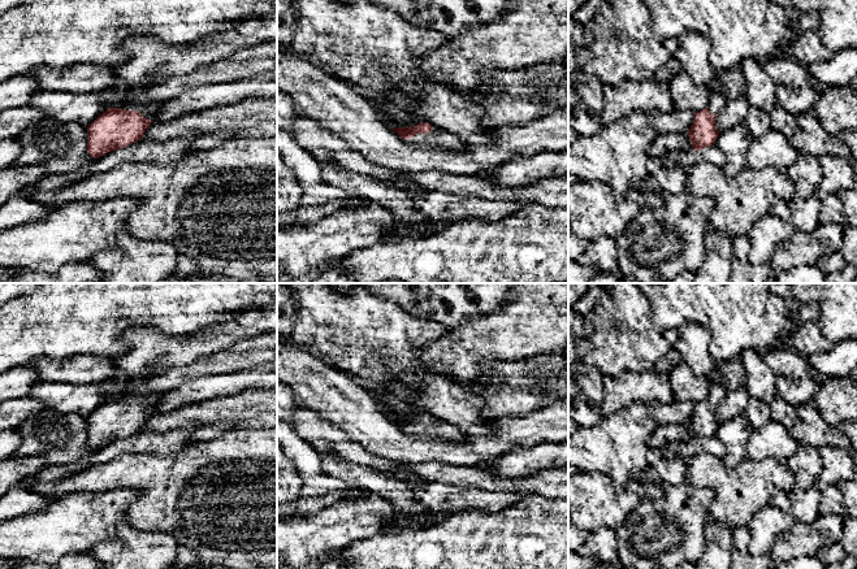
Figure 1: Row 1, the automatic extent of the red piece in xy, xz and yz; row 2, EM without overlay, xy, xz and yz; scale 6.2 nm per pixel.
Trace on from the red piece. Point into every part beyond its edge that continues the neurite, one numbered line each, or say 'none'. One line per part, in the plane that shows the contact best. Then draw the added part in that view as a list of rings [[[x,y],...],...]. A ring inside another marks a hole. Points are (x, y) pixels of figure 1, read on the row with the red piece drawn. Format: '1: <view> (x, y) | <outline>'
1: xy (150, 109) | [[[124,103],[124,104],[118,105],[117,108],[125,109],[125,110],[139,112],[146,118],[153,121],[156,114],[159,113],[159,108],[161,107],[161,104],[163,103],[147,103],[147,104]]]

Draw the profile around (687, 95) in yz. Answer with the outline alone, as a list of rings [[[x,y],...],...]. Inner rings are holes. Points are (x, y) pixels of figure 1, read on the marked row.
[[[683,71],[668,81],[668,87],[678,110],[697,113],[709,107],[711,87],[693,83]]]

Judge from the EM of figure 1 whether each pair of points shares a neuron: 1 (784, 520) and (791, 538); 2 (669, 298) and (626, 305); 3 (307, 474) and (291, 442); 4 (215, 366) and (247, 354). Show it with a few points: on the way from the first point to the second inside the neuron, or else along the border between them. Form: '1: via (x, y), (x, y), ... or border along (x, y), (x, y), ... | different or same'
1: border along (796, 520), (774, 541), (770, 552) | different
2: border along (645, 296), (652, 309), (652, 320), (666, 328) | different
3: via (307, 467), (307, 460), (297, 450) | same
4: via (223, 360), (239, 356) | same

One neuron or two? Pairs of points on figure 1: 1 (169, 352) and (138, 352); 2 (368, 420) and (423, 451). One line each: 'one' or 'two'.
1: one
2: one

